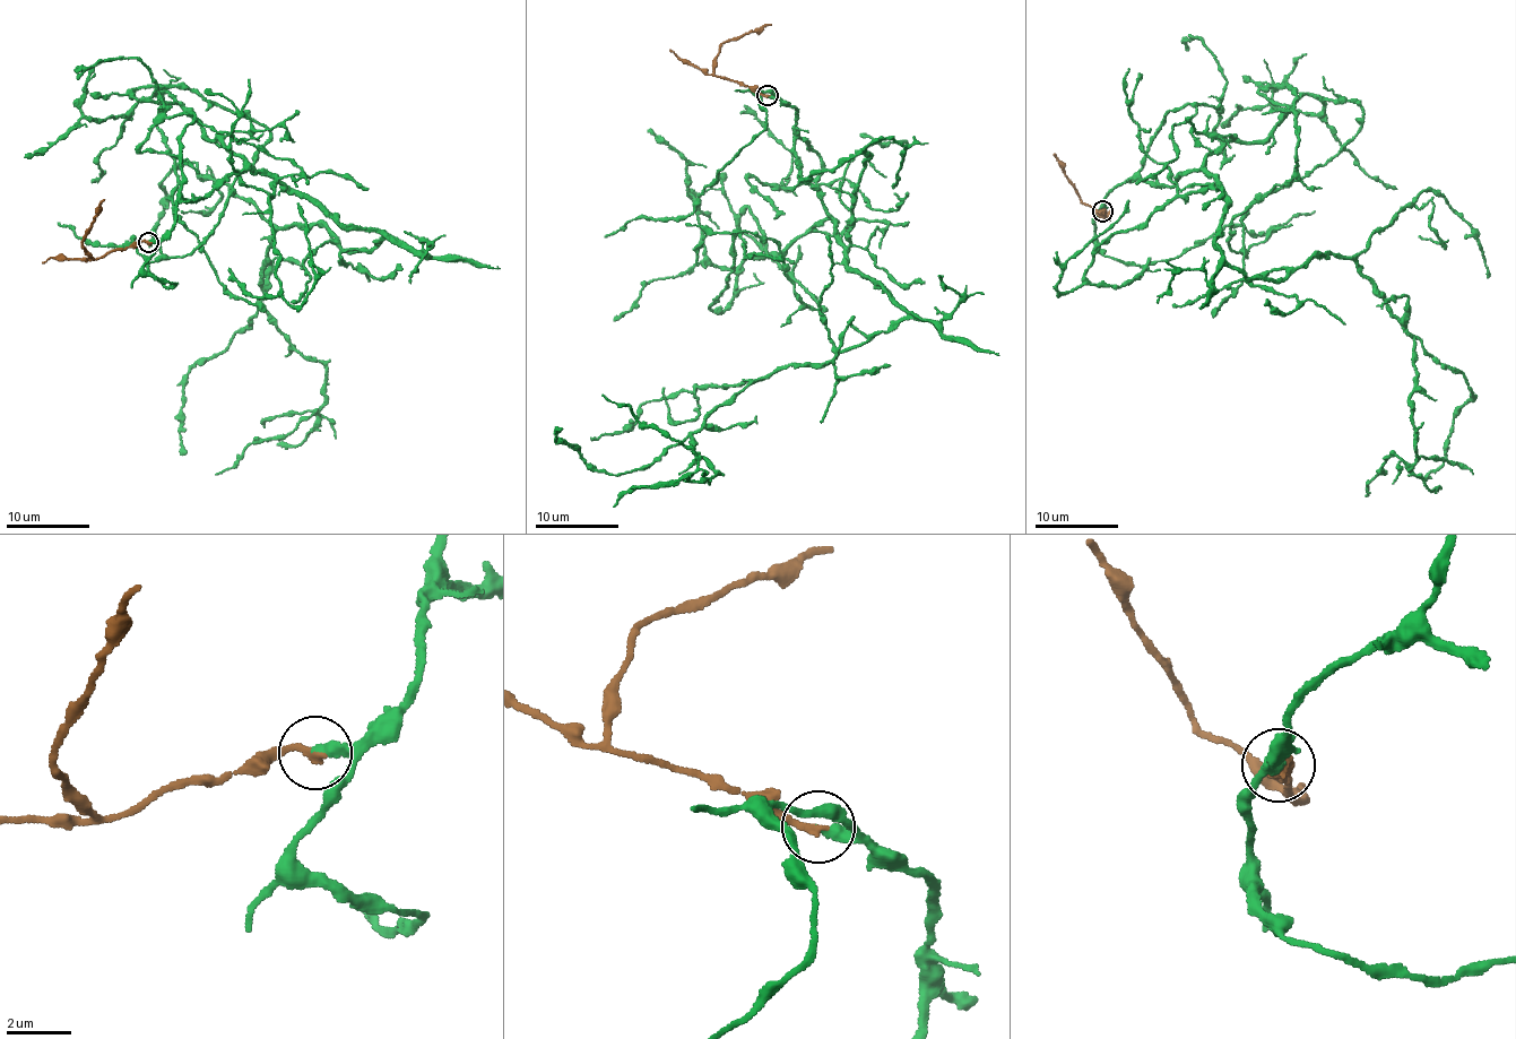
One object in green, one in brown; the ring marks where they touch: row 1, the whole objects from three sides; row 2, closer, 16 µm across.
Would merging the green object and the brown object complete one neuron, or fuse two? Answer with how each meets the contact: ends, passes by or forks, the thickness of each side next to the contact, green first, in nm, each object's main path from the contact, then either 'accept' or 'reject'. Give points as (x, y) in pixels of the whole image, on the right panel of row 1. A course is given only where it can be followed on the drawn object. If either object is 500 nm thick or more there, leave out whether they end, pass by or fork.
green ends | brown ends | 340/200 nm | green via (1102, 210), (1212, 172), (1244, 275), (1353, 261), (1417, 375), (1414, 462), (1365, 495) | brown via (1102, 210), (1106, 209), (1107, 218), (1098, 217), (1079, 198), (1079, 192), (1065, 175), (1063, 163), (1053, 154) | accept

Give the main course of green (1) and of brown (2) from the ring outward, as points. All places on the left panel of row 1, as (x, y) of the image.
1: (149, 241), (253, 169), (382, 234), (357, 252), (277, 232), (260, 301), (326, 368), (323, 406), (215, 474)
2: (149, 241), (89, 258), (84, 250), (83, 236), (103, 200)

